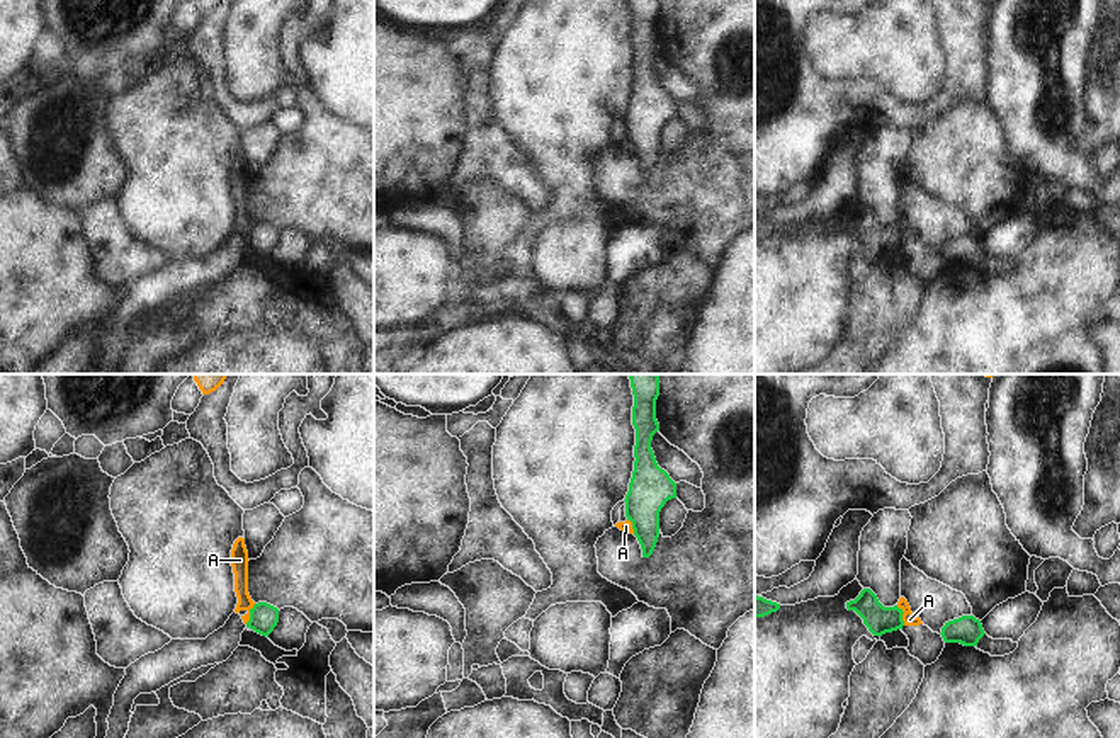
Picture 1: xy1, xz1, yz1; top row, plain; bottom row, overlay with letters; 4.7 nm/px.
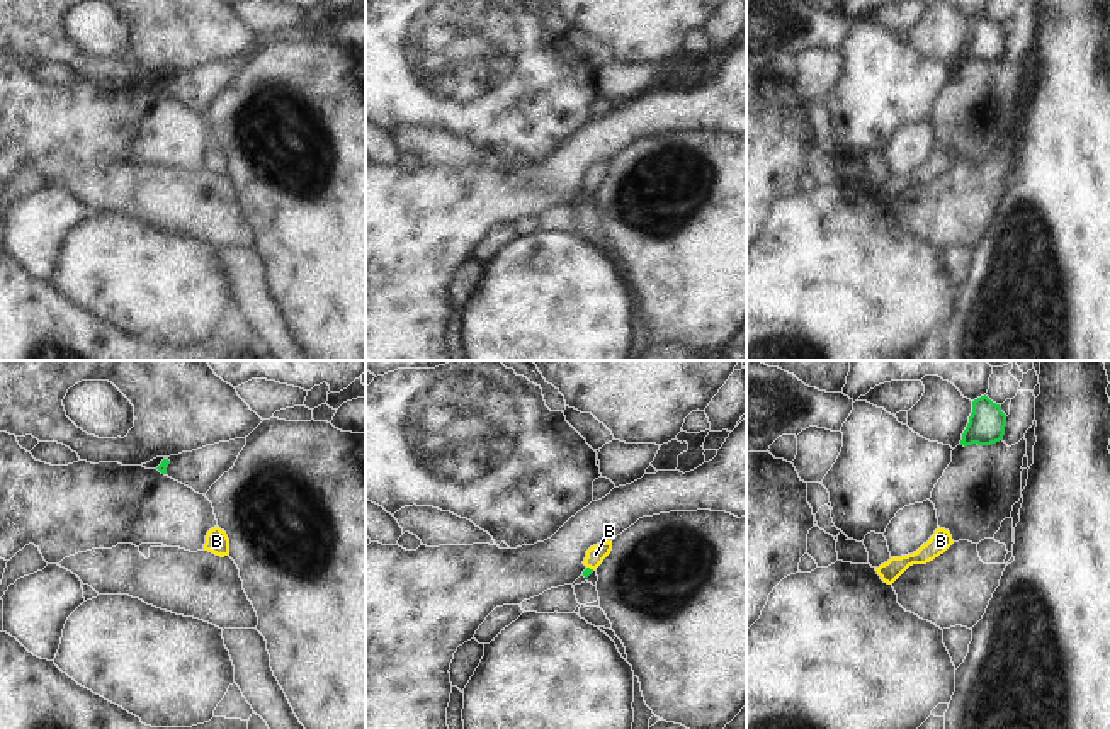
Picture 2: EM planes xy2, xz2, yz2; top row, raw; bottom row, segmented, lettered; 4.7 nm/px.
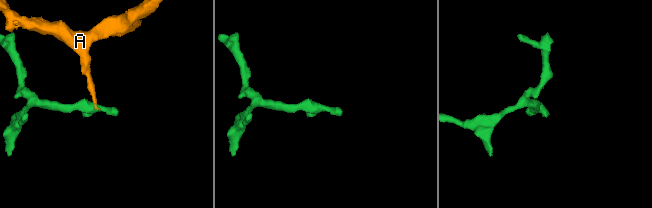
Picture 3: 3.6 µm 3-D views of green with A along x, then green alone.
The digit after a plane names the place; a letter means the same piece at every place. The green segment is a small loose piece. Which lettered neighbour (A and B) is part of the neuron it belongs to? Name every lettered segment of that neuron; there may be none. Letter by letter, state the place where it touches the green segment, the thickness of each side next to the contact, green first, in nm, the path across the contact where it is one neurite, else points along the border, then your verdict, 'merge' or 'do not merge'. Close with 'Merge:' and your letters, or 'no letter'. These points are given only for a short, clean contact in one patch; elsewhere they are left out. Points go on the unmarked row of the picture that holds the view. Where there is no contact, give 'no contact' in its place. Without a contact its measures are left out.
A: meets green in xy1 at (250, 233); 140 nm thick on the green side, 80 nm on the other; border along xy1 (255, 223), (245, 242); do not merge
B: meets green in xz2 at (588, 187); 40 nm thick on the green side, 90 nm on the other; runs through xz2 (587, 191), (588, 187), (595, 174); merge
Merge: B

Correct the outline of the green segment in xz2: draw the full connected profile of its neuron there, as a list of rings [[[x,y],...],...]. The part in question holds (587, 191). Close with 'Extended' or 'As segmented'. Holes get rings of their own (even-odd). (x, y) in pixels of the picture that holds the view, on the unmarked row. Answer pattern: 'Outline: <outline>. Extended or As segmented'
Outline: [[[612,160],[600,161],[590,167],[583,180],[583,184],[586,185],[583,195],[588,197],[603,182],[603,178],[610,173],[610,170],[612,170]]]. Extended.

